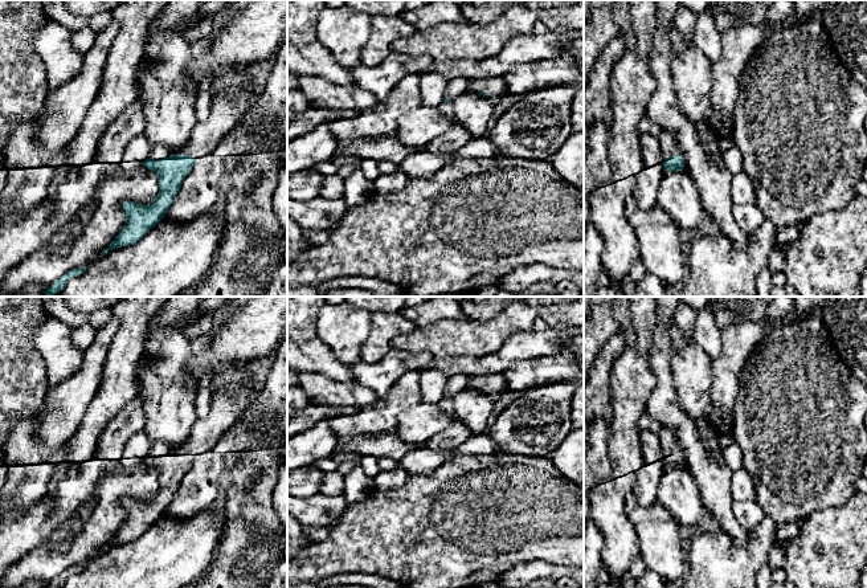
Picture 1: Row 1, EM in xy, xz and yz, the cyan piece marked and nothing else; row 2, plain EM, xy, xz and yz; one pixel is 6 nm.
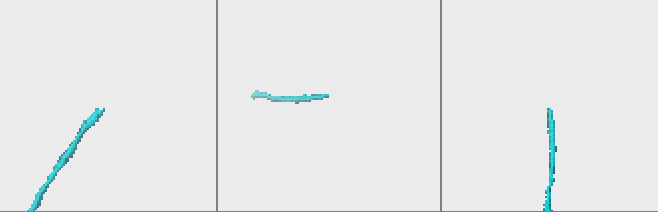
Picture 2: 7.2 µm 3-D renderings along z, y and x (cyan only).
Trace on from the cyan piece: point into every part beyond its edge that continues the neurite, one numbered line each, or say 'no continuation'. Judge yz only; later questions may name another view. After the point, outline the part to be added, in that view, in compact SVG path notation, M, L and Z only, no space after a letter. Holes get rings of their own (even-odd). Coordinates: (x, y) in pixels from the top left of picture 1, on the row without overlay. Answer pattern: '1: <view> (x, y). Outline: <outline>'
1: yz (669, 441). Outline: M662 426L658 437L664 456L682 450L675 432L670 426Z

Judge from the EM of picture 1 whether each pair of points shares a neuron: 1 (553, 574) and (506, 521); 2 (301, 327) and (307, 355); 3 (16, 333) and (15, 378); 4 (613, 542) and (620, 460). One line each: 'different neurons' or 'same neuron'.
1: different neurons
2: different neurons
3: same neuron
4: same neuron

